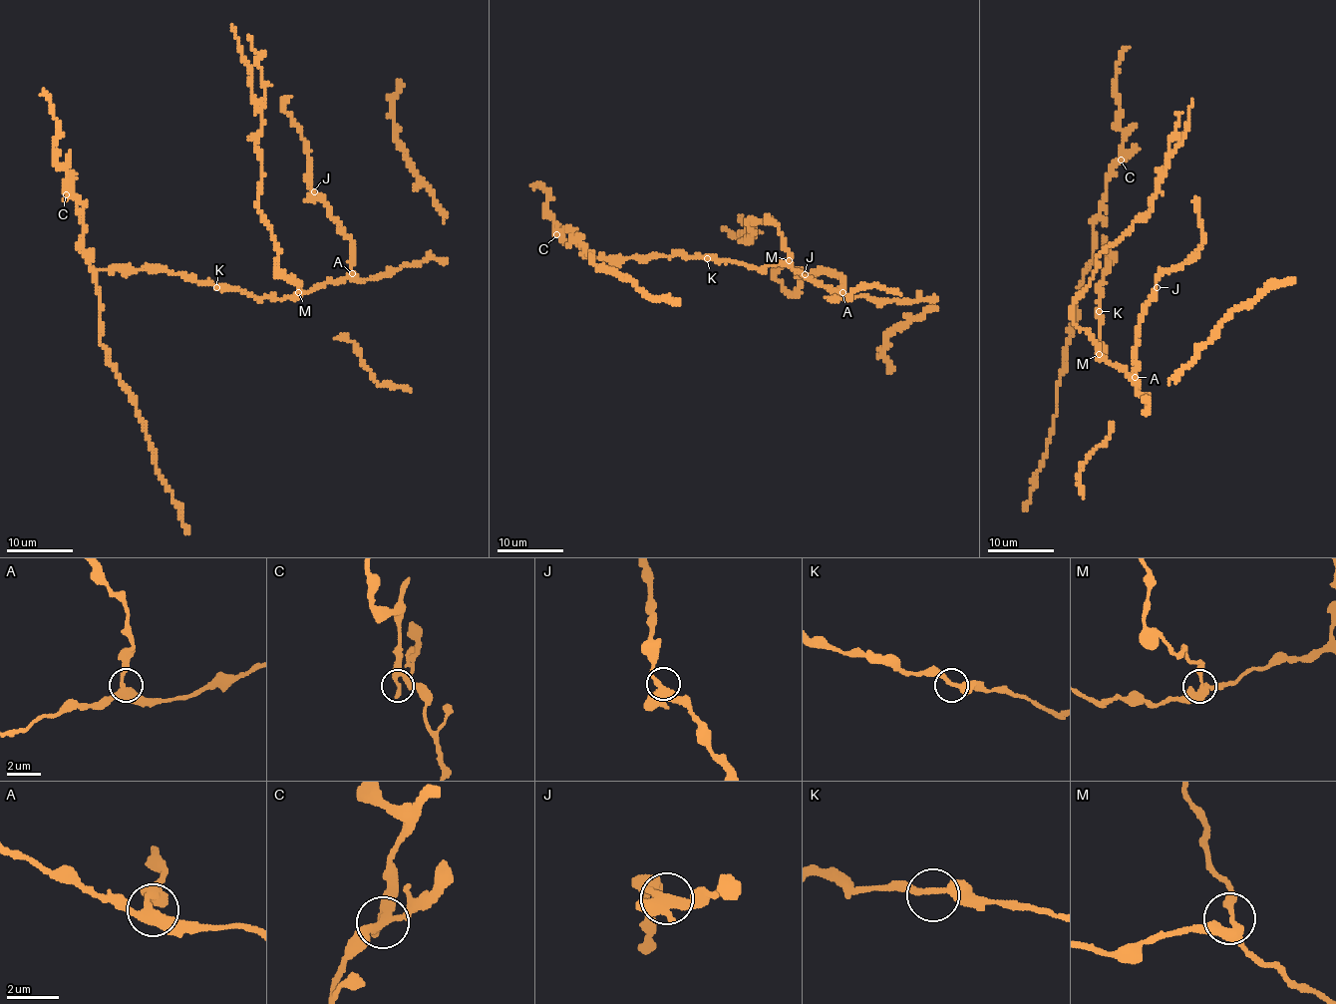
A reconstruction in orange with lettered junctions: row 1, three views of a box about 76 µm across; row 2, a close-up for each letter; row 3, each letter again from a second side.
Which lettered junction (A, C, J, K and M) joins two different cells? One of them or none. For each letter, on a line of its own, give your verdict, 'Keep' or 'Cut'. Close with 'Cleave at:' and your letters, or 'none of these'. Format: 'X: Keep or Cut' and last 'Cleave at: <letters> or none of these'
A: Keep
C: Keep
J: Keep
K: Keep
M: Cut
Cleave at: M

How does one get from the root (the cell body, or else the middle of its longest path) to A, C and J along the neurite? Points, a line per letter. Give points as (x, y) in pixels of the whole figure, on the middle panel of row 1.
A: (712, 259), (728, 259), (756, 269), (788, 264), (805, 276), (842, 292)
C: (712, 259), (679, 254), (591, 259), (584, 253), (581, 238), (572, 240), (572, 230), (567, 227), (556, 234)
J: (712, 259), (728, 259), (756, 269), (788, 264), (837, 292), (843, 282), (842, 275), (829, 270), (805, 274)

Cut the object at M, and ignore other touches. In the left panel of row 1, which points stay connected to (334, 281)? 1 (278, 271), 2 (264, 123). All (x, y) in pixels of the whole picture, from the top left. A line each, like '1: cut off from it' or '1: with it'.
1: cut off from it
2: cut off from it

